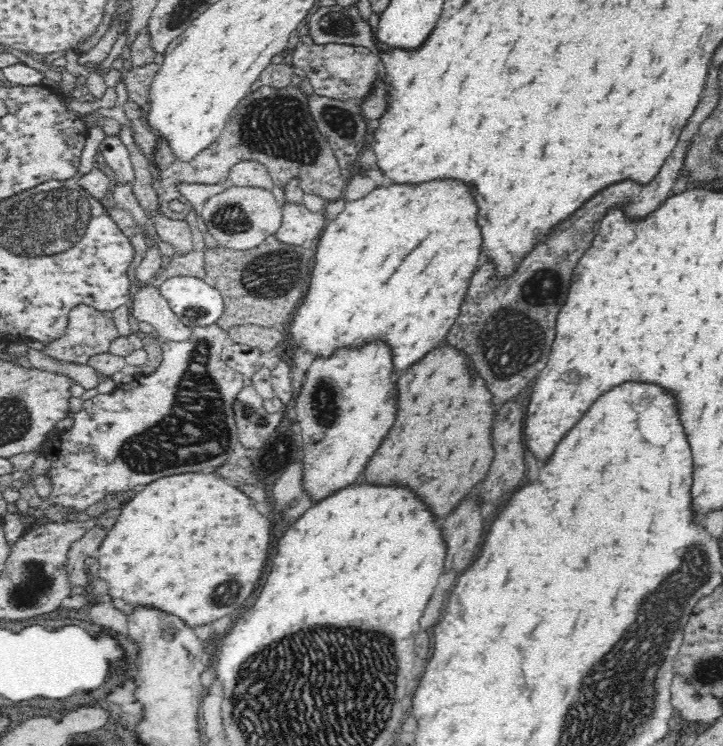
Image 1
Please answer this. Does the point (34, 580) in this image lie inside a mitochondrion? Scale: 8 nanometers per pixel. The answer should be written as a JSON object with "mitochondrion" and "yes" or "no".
{"mitochondrion":"yes"}

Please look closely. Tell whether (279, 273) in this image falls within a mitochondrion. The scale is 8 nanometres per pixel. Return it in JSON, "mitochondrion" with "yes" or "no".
{"mitochondrion":"yes"}

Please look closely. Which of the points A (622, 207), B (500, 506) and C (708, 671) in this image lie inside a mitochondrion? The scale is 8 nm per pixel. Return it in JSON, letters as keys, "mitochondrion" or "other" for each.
{"A":"other","B":"other","C":"mitochondrion"}

